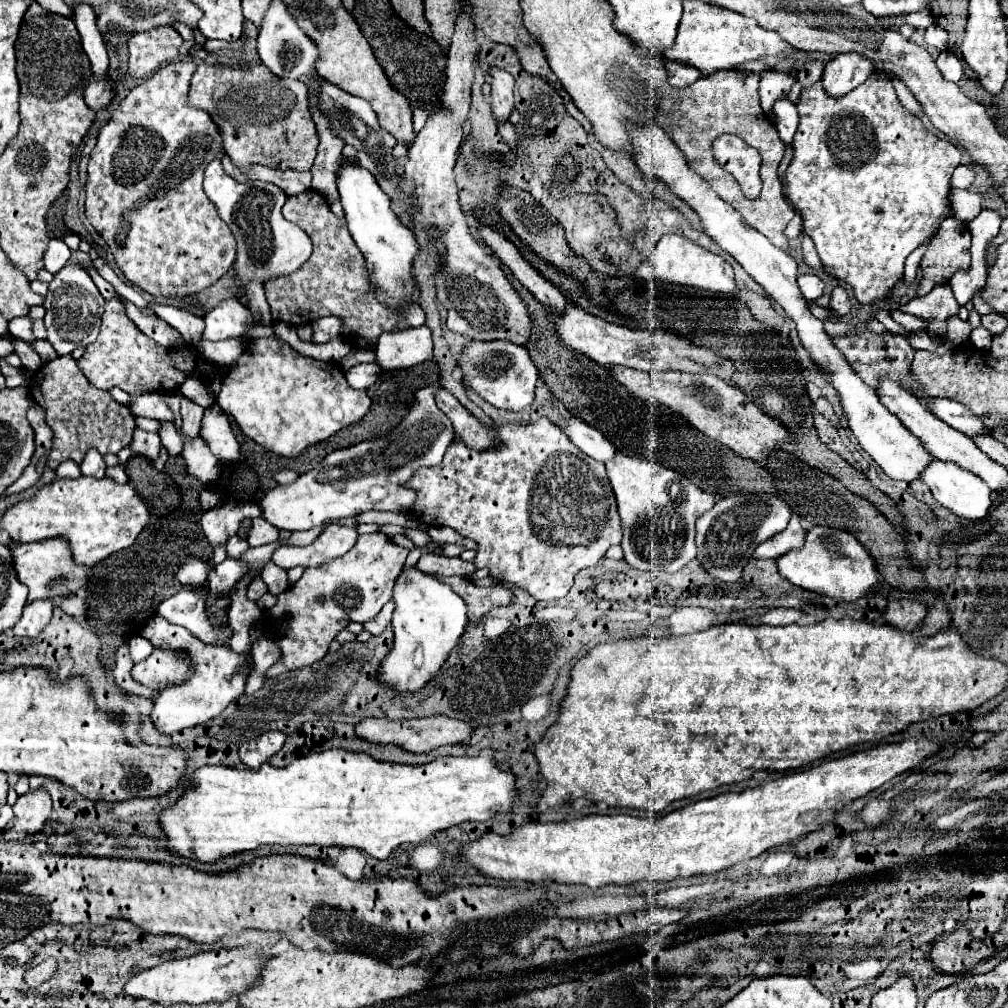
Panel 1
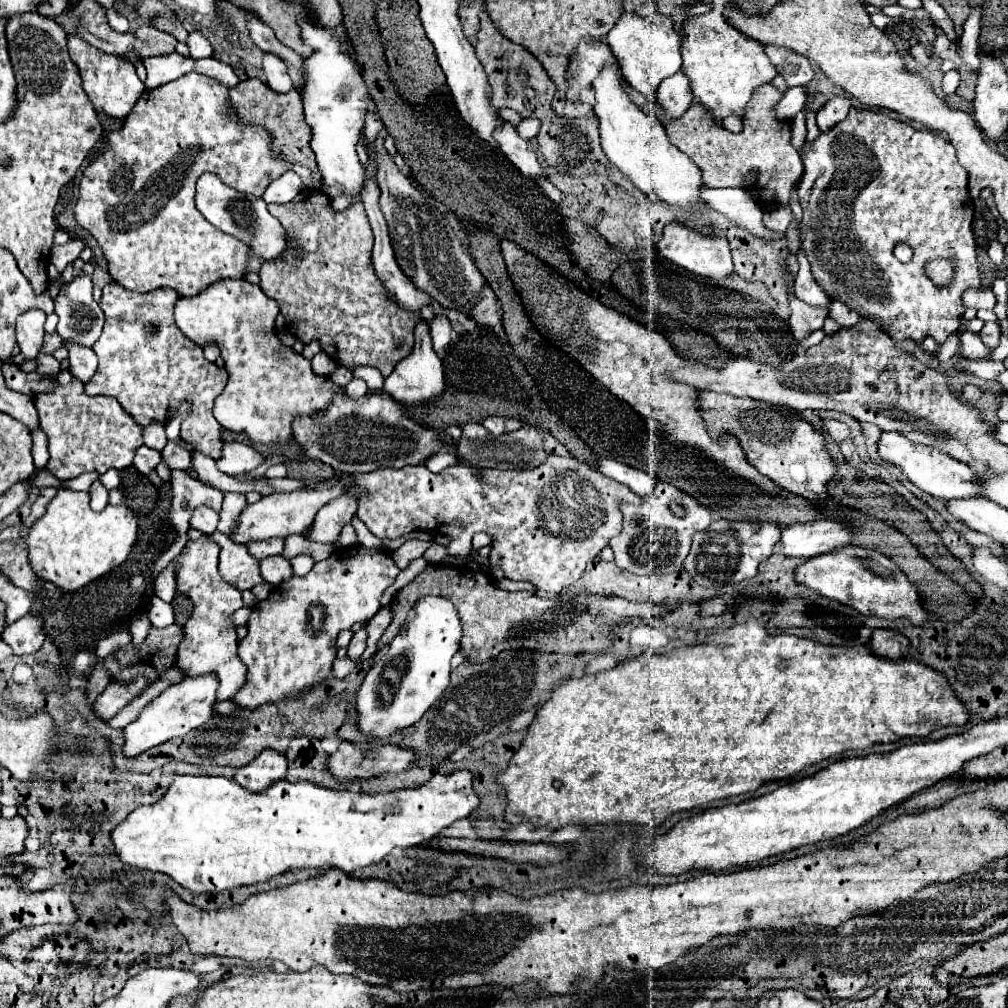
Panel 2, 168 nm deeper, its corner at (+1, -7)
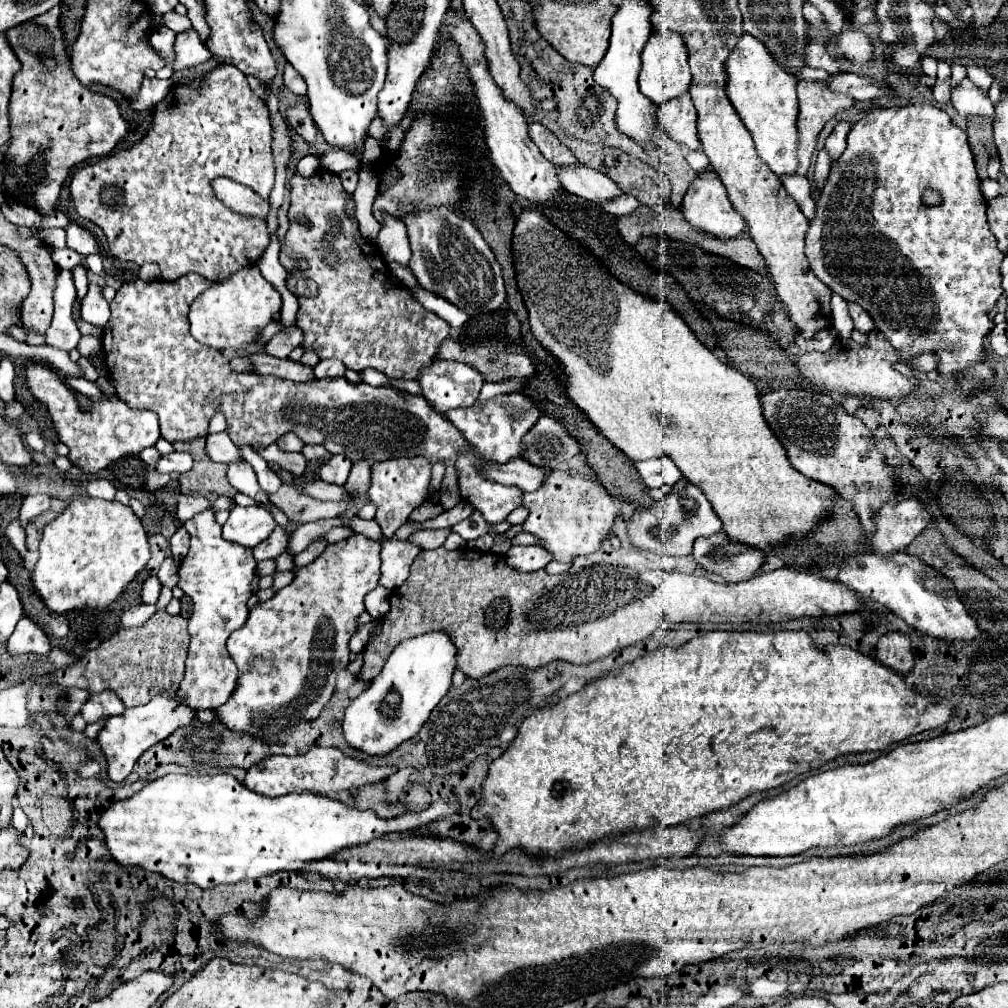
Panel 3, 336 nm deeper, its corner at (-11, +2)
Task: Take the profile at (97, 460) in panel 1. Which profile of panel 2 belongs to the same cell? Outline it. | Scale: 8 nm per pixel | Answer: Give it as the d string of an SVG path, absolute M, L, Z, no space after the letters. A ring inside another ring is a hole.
M95 480L95 482L91 484L91 488L89 488L89 496L91 496L91 508L93 508L95 512L99 512L99 510L103 510L103 508L107 506L109 494L107 494L105 486L103 486L99 480Z

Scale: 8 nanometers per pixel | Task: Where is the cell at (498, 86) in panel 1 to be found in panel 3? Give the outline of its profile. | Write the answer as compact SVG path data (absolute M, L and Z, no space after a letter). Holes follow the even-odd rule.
M555 165L559 183L573 195L589 201L605 201L623 195L623 191L605 175L583 165Z

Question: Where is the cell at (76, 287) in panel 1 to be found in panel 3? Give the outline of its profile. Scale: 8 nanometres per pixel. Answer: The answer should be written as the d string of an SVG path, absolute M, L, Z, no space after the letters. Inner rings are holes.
M89 283L87 295L83 297L81 305L81 317L83 321L99 327L105 327L109 321L109 303L105 301L101 287L97 283Z

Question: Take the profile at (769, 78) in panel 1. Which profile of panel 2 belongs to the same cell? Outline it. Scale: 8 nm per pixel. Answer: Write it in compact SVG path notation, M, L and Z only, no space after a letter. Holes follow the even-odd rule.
M805 86L789 88L783 96L783 100L775 106L775 112L779 112L783 118L793 118L797 112L805 110L809 104L809 94Z

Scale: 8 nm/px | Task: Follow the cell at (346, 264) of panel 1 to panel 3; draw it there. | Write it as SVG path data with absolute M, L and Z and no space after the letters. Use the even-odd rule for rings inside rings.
M317 171L309 179L291 179L291 207L289 207L289 231L281 243L279 261L287 271L285 285L297 297L297 327L303 329L305 349L315 349L319 359L341 359L347 369L363 371L373 367L387 377L415 379L419 365L435 359L441 343L451 337L449 325L435 313L427 311L413 293L401 283L389 283L387 263L381 259L379 249L365 241L359 233L359 225L345 211L347 191L339 177L331 171Z

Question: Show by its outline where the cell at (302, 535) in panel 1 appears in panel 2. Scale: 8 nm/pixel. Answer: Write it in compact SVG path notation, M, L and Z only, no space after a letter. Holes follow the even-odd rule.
M335 498L335 502L327 502L327 506L323 506L315 516L309 538L313 542L335 544L343 526L353 520L355 510L355 498Z

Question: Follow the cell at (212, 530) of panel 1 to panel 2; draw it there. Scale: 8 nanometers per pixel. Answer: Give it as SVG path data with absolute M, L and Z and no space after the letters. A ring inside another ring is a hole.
M199 506L193 510L193 516L189 520L189 526L199 532L213 532L217 528L219 514L207 506Z

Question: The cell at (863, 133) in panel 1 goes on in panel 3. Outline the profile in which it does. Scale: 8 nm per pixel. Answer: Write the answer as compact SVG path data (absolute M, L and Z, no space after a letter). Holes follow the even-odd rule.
M919 103L919 105L905 105L905 107L881 107L869 111L861 121L857 121L849 135L847 135L847 147L841 153L841 157L831 165L829 177L821 189L819 199L815 201L815 217L809 221L809 231L805 239L805 255L809 259L809 265L813 273L835 293L839 293L845 301L859 303L867 313L871 313L875 325L885 333L891 341L891 345L903 353L903 357L909 355L919 355L927 351L937 351L941 361L939 361L939 371L945 375L955 375L959 381L963 379L963 393L973 393L975 387L985 385L993 379L993 371L983 365L983 349L985 349L985 337L993 329L993 321L989 319L989 313L995 305L995 301L1001 297L1001 271L999 265L1003 261L1003 253L997 249L997 241L993 233L989 231L989 223L985 217L987 201L979 189L979 175L975 171L973 155L967 143L967 133L959 129L949 115L931 105L931 103ZM933 189L941 195L939 205L925 205L923 203L923 191Z

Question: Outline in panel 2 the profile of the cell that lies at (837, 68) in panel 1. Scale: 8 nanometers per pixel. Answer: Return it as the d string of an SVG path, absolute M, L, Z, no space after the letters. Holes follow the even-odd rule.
M841 96L831 98L831 100L817 112L819 132L831 130L831 126L837 126L839 122L843 122L843 118L847 118L847 114L849 114L849 108L851 108L851 104L849 104L847 98L841 98Z

